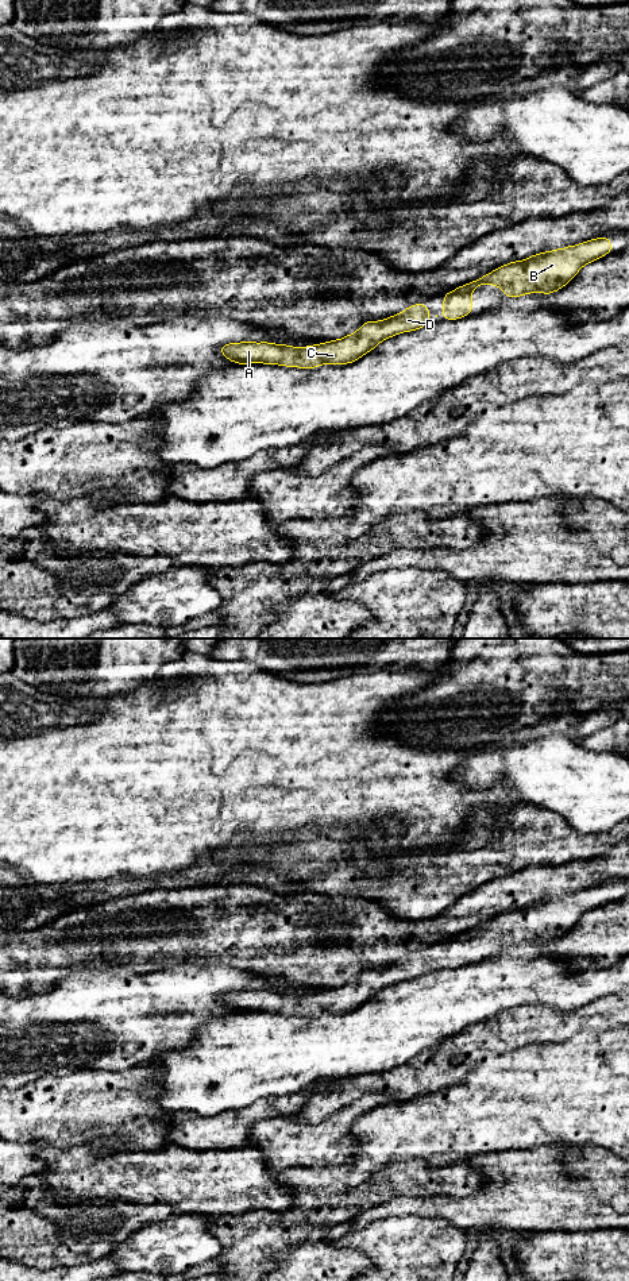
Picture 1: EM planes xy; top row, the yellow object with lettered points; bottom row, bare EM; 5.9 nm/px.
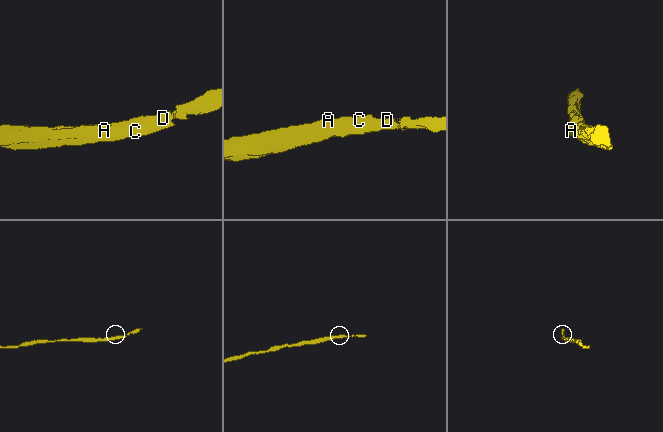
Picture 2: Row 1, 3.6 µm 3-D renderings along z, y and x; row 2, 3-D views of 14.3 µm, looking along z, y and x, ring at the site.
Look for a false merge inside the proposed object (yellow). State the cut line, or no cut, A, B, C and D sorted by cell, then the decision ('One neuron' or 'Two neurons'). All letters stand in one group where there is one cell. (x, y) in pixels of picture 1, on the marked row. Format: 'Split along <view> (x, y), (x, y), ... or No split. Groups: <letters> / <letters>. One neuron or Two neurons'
No split. Groups: A B C D. One neuron

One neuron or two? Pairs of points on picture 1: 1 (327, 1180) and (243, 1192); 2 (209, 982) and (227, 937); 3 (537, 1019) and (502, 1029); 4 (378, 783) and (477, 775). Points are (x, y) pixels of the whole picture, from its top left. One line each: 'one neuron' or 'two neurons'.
1: two neurons
2: two neurons
3: one neuron
4: two neurons

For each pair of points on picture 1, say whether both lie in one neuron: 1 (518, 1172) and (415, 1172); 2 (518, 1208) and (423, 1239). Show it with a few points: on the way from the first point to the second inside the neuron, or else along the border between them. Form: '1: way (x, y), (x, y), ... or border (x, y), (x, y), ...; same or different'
1: border (467, 1161), (483, 1176), (483, 1185), (471, 1195); different
2: border (427, 1216), (444, 1218), (463, 1230); different

